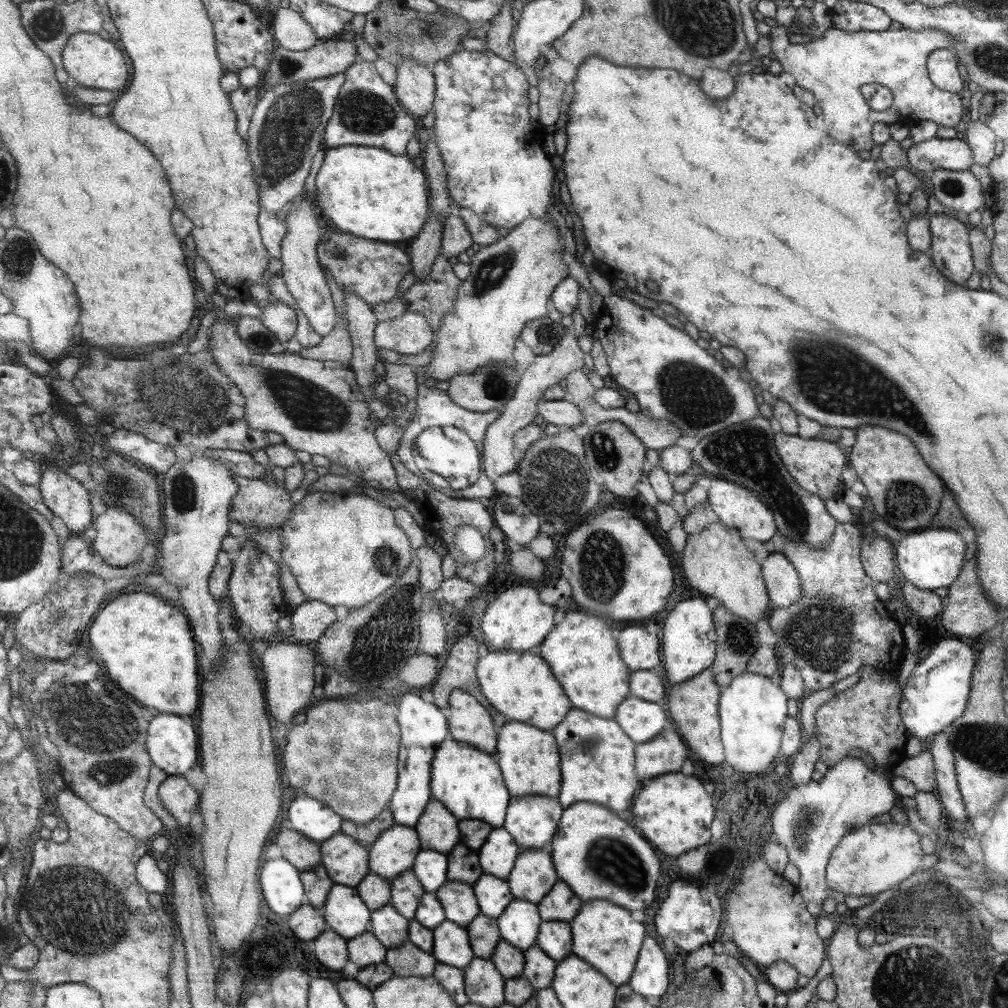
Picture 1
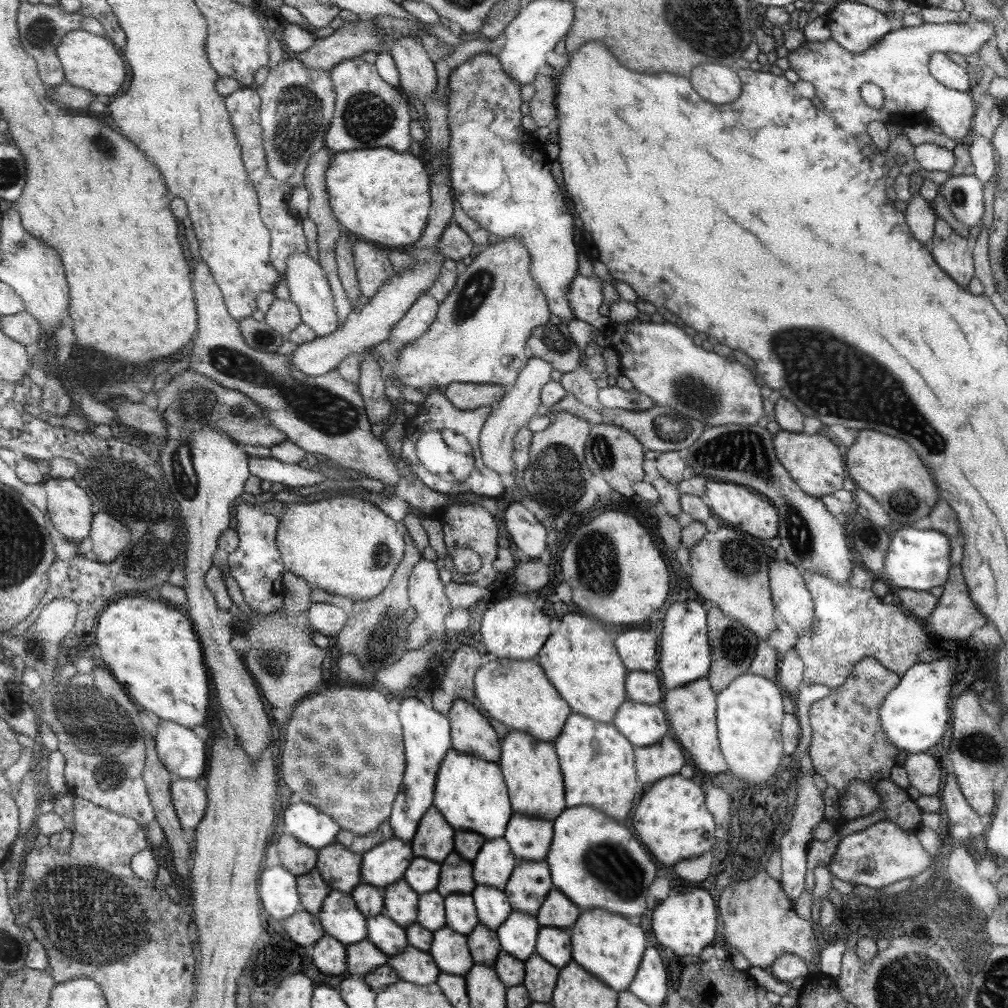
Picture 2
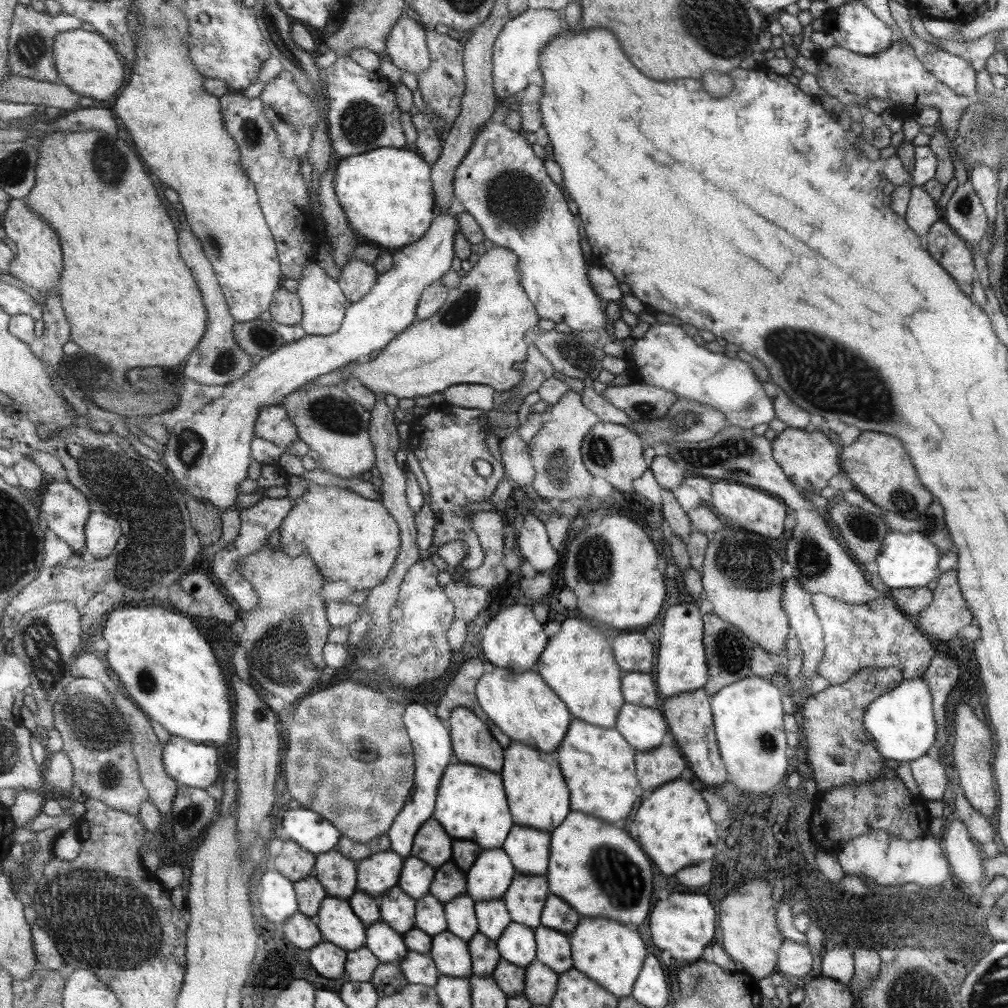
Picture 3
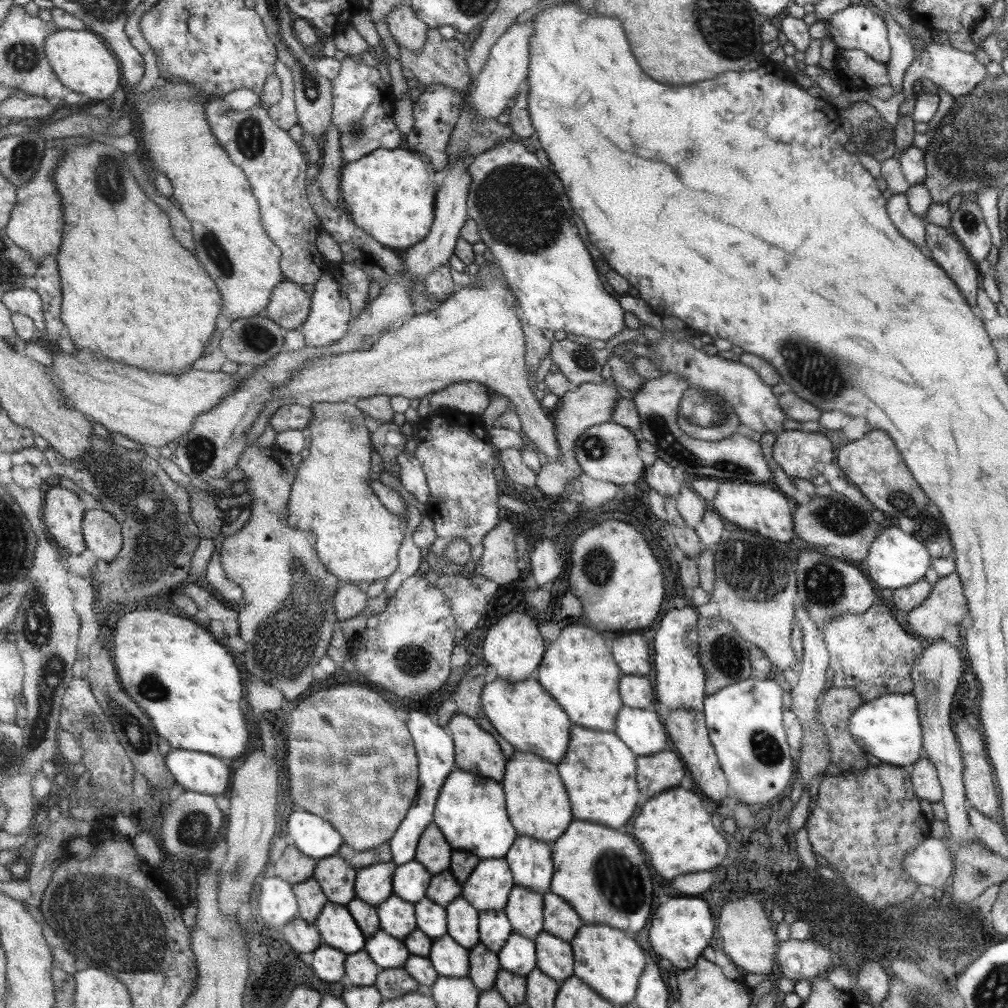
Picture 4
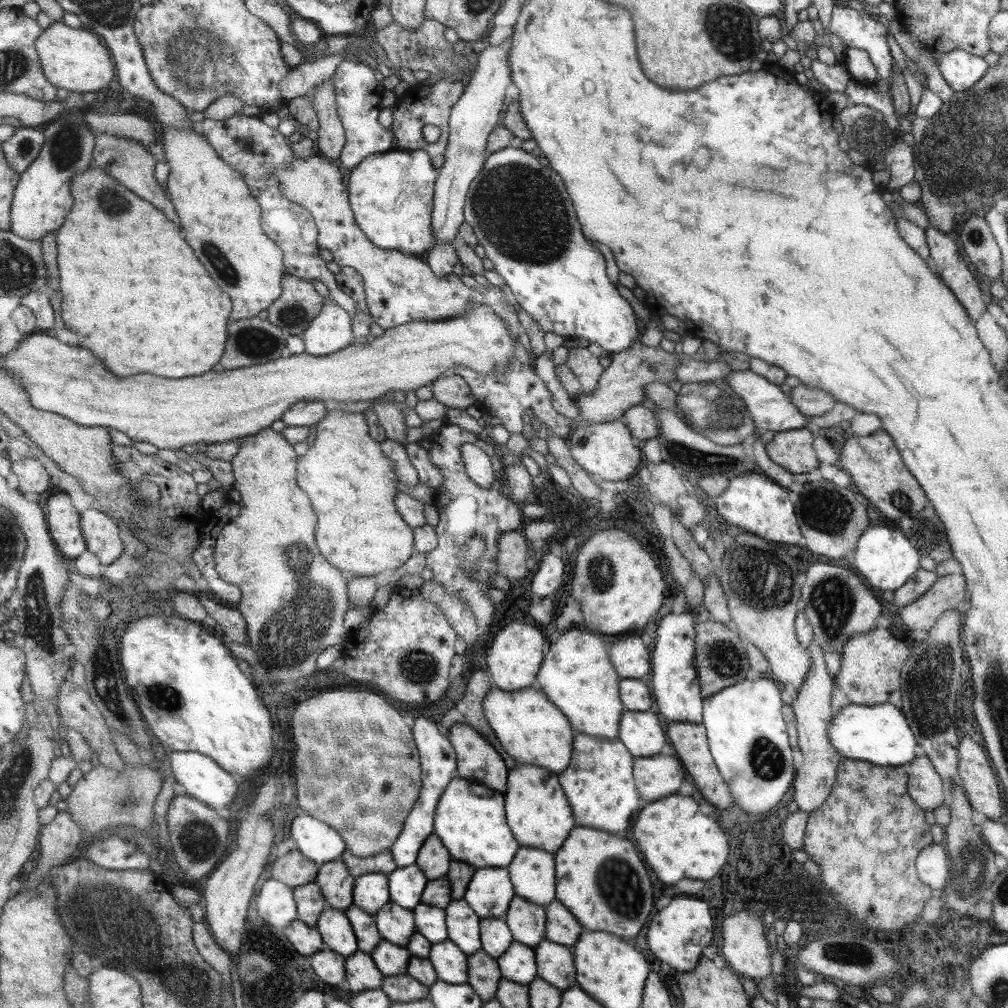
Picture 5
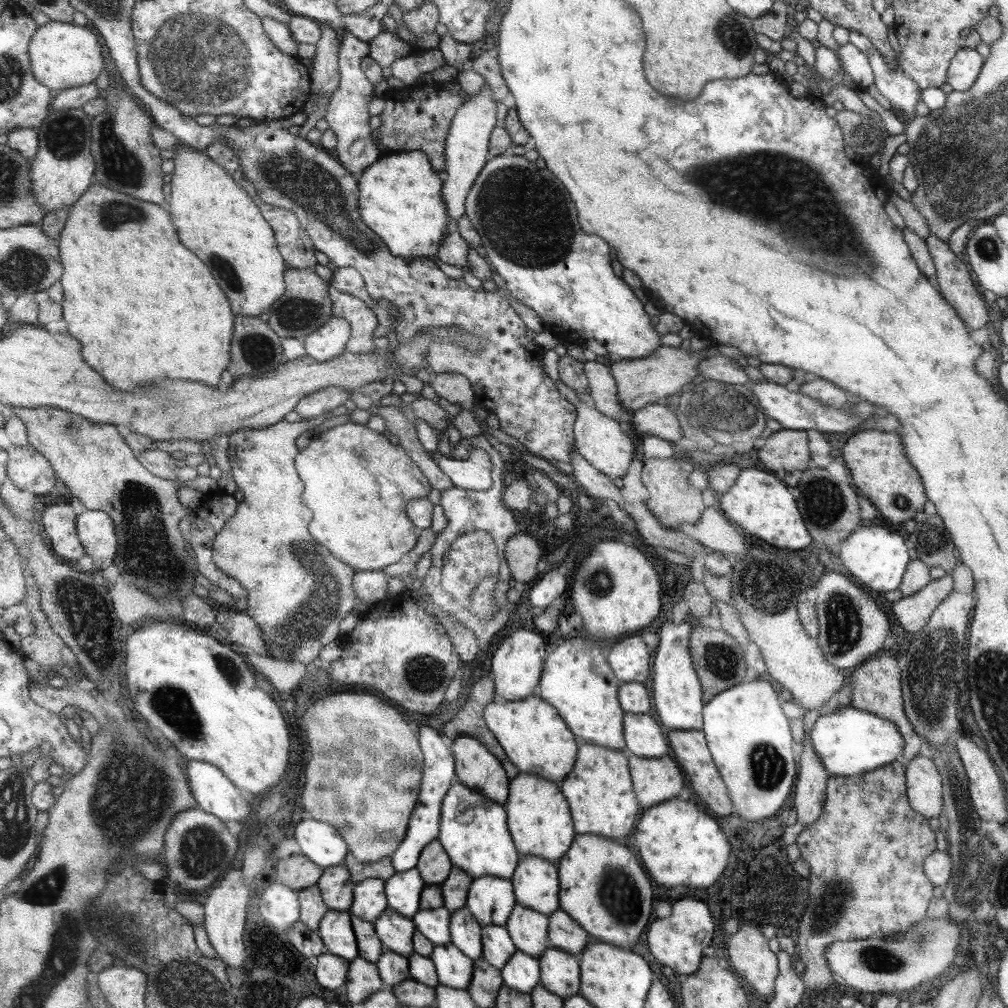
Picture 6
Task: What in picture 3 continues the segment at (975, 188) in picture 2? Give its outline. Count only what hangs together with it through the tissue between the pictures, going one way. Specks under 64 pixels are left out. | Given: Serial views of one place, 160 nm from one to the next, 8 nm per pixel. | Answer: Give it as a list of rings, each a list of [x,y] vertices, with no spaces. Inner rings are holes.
[[[968,181],[955,188],[955,192],[951,194],[940,213],[942,219],[968,243],[979,242],[987,228],[981,198]]]

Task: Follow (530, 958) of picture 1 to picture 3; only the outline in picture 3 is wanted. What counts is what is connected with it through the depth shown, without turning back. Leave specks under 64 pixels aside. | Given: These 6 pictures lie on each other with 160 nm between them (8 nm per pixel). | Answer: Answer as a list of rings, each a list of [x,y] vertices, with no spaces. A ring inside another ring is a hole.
[[[539,960],[525,969],[525,990],[521,993],[533,1006],[548,1005],[557,990],[559,974]]]

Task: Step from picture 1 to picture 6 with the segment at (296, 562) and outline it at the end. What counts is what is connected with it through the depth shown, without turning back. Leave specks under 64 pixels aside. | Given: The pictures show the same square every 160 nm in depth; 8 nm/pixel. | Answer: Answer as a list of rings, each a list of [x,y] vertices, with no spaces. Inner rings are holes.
[[[349,420],[348,423],[336,425],[332,429],[323,433],[313,434],[313,438],[306,449],[300,451],[296,458],[296,467],[300,474],[301,480],[305,483],[306,489],[303,493],[303,502],[314,512],[314,519],[310,524],[311,534],[323,544],[327,546],[335,556],[339,556],[345,564],[351,565],[356,571],[381,571],[391,564],[401,562],[407,556],[407,552],[411,552],[417,546],[420,530],[415,526],[414,521],[407,516],[407,504],[413,499],[432,496],[431,488],[433,487],[430,480],[419,468],[418,464],[409,455],[400,444],[393,445],[382,433],[371,430],[363,424],[357,424]]]

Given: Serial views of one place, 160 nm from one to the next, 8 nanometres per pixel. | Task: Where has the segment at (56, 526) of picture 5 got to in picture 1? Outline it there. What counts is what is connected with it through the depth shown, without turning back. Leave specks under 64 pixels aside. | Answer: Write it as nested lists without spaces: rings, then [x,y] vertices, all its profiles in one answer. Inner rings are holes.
[[[59,466],[44,469],[39,489],[46,505],[65,522],[70,531],[81,535],[84,528],[94,526],[91,494],[66,469]]]

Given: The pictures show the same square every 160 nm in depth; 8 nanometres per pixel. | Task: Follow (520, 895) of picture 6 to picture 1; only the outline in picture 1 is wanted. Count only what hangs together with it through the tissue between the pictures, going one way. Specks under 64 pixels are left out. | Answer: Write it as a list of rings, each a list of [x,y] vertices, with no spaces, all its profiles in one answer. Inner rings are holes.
[[[533,795],[513,798],[506,808],[505,822],[502,827],[514,837],[519,850],[548,847],[550,840],[557,833],[557,826],[562,818],[562,809],[562,805],[556,798]]]

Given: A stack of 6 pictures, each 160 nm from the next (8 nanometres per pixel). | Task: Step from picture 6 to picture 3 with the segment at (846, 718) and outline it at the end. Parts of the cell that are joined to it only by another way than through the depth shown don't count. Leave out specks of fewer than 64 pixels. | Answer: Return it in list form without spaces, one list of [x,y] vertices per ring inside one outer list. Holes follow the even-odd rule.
[[[923,676],[902,679],[895,688],[871,702],[863,715],[867,740],[885,759],[897,762],[909,762],[926,754],[935,744],[935,721],[933,697]]]

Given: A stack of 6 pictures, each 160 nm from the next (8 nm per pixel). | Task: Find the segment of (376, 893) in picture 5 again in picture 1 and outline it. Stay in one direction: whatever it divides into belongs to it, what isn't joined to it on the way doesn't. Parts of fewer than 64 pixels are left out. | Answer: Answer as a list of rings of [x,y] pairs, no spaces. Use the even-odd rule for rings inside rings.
[[[395,823],[395,826],[383,832],[377,842],[374,842],[369,849],[371,870],[379,874],[379,876],[383,876],[385,880],[392,881],[402,872],[414,868],[418,854],[423,848],[422,840],[416,828]]]

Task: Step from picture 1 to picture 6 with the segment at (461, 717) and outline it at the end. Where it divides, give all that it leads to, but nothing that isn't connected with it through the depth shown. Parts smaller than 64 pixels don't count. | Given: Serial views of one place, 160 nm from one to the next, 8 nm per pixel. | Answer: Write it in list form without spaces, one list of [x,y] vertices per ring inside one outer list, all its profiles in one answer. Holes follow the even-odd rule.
[[[467,736],[450,745],[456,758],[457,780],[503,806],[508,798],[507,777],[487,746]]]

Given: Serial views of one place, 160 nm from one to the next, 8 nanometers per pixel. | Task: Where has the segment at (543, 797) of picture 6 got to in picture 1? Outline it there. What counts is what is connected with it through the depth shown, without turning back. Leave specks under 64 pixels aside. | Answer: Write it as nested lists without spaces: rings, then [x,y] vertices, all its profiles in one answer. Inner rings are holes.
[[[507,721],[498,734],[498,750],[494,754],[502,779],[515,799],[533,795],[556,798],[560,789],[560,758],[553,733],[531,725]]]

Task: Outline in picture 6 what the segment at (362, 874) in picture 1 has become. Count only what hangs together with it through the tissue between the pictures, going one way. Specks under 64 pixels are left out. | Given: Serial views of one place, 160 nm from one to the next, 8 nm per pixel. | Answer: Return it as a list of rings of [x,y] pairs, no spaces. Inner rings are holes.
[[[345,865],[324,869],[318,888],[330,910],[351,911],[354,906],[354,891],[357,884]]]

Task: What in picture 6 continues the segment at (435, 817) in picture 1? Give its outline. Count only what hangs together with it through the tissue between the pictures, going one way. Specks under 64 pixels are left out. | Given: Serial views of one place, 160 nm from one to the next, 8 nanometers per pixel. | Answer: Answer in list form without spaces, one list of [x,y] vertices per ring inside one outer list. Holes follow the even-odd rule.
[[[439,839],[431,841],[424,849],[418,864],[426,885],[443,884],[449,878],[454,864]]]

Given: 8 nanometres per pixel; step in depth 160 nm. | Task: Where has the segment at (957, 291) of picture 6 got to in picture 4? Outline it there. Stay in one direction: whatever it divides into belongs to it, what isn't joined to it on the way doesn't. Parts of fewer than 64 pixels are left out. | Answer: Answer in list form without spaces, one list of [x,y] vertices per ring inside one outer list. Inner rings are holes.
[[[924,223],[924,241],[931,253],[931,261],[942,267],[958,287],[968,304],[975,306],[977,290],[977,270],[969,260],[961,242],[957,242],[945,227],[933,223]]]

